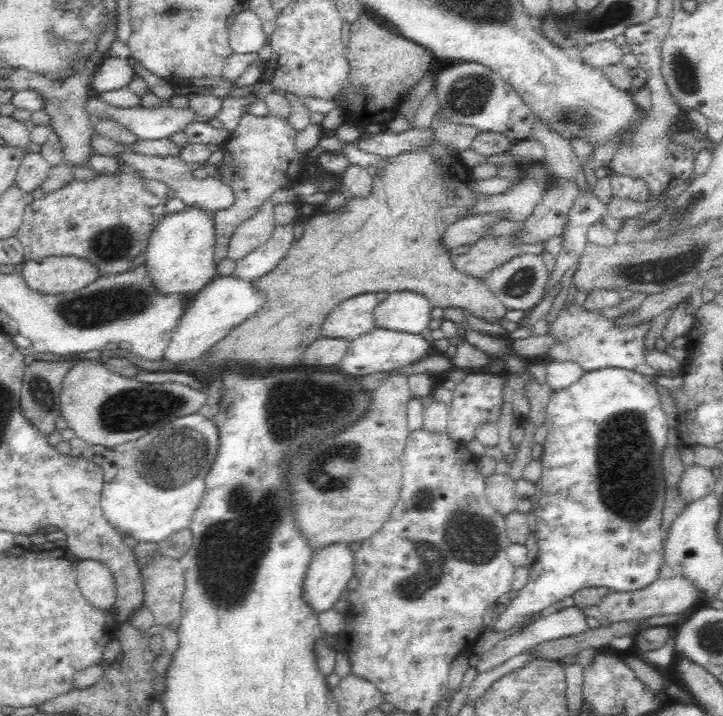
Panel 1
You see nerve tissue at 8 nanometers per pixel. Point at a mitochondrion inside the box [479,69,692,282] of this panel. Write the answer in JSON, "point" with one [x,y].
{"point":[575,119]}

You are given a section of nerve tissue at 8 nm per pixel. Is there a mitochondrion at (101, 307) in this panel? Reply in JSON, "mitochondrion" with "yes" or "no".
{"mitochondrion":"yes"}

